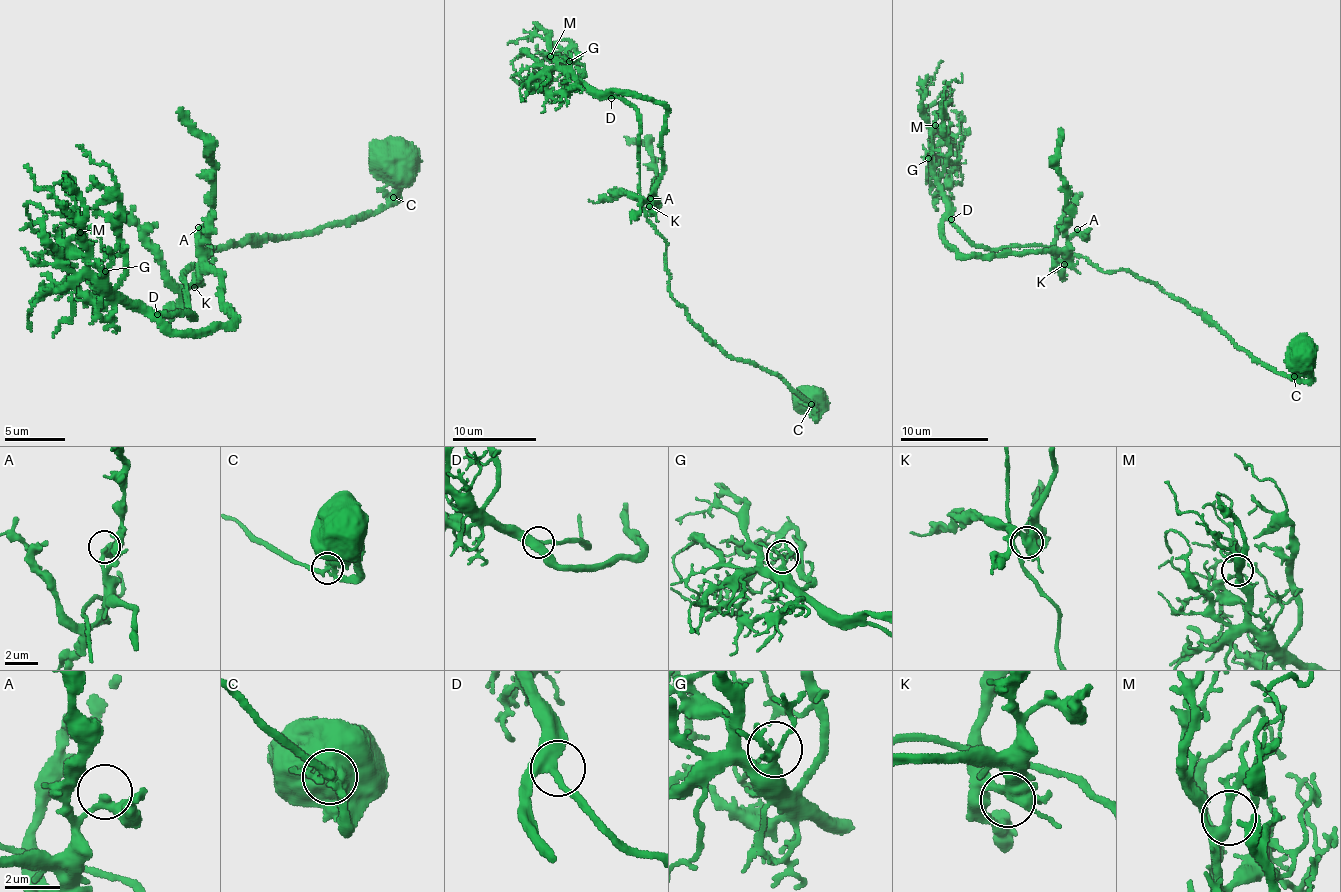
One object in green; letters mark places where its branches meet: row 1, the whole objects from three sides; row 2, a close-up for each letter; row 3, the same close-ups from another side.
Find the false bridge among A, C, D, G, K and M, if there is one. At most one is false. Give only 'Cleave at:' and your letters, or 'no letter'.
Cleave at: no letter

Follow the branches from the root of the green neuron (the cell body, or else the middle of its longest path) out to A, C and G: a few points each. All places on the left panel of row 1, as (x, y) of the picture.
A: (397, 159), (396, 193), (363, 218), (210, 247), (211, 264), (189, 265), (193, 273), (198, 227)
C: (397, 159), (393, 196)
G: (397, 159), (396, 193), (363, 218), (210, 247), (211, 264), (183, 274), (193, 320), (148, 312), (105, 271)

